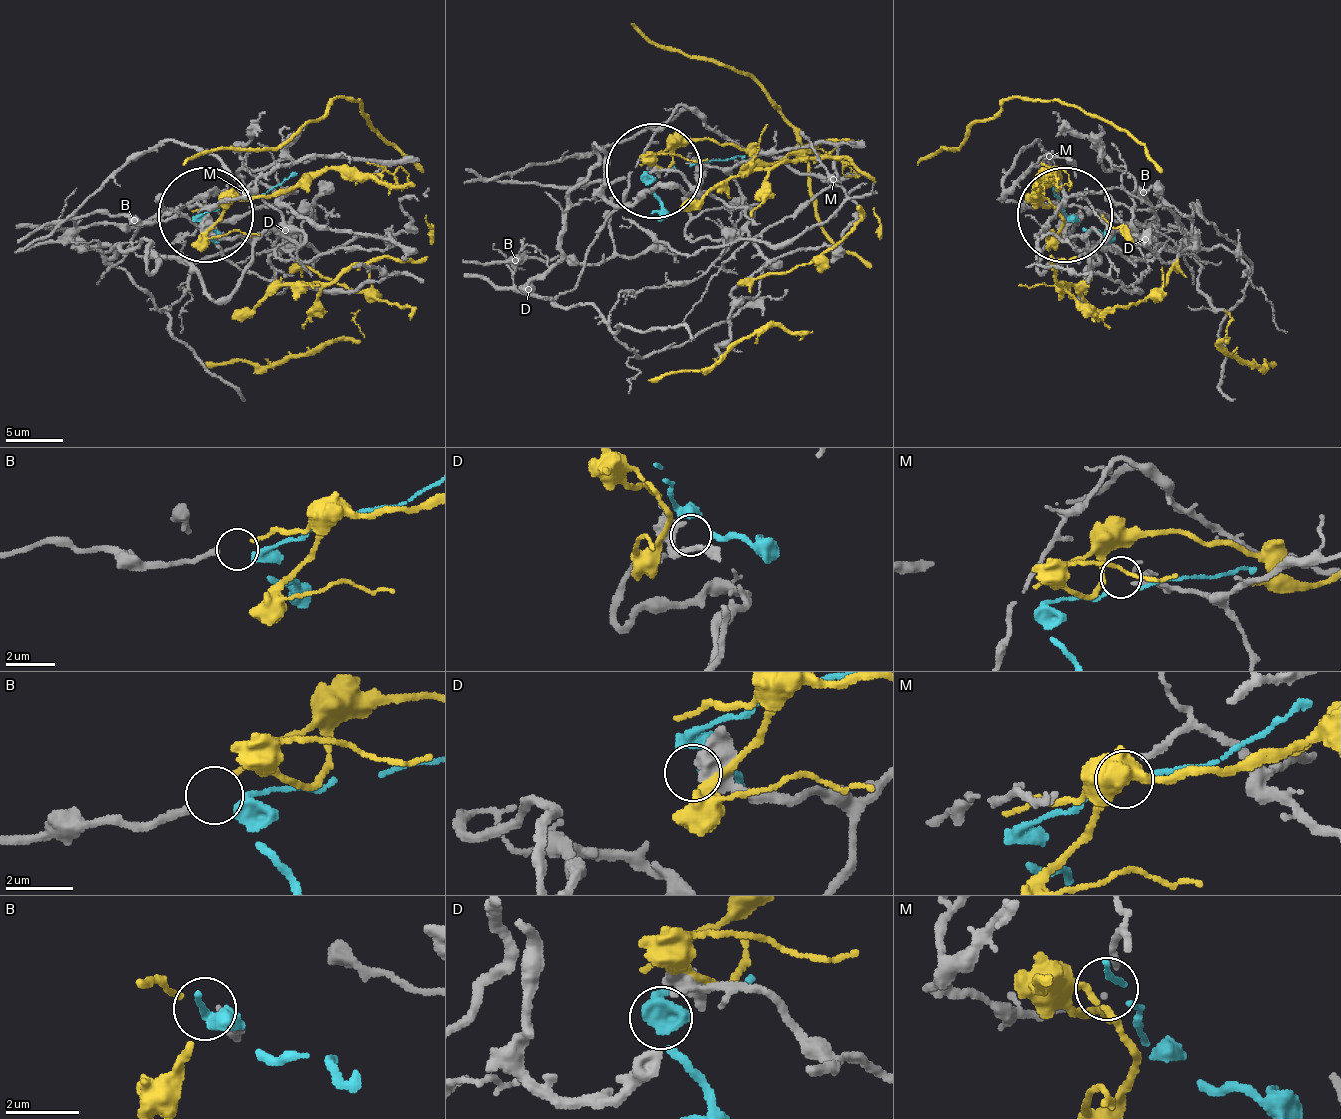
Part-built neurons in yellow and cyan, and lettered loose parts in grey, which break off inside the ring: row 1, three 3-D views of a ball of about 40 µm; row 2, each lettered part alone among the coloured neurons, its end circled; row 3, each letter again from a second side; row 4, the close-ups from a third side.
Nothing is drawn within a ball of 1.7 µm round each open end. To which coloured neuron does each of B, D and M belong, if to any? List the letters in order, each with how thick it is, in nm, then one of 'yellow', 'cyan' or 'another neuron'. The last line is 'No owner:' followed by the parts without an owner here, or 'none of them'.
B: calibre 220 nm; cyan
D: calibre 280 nm; another neuron
M: calibre 170 nm; another neuron
No owner: D, M

